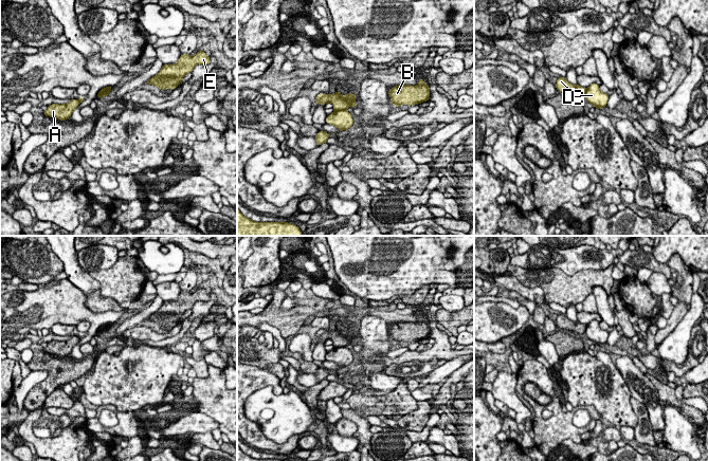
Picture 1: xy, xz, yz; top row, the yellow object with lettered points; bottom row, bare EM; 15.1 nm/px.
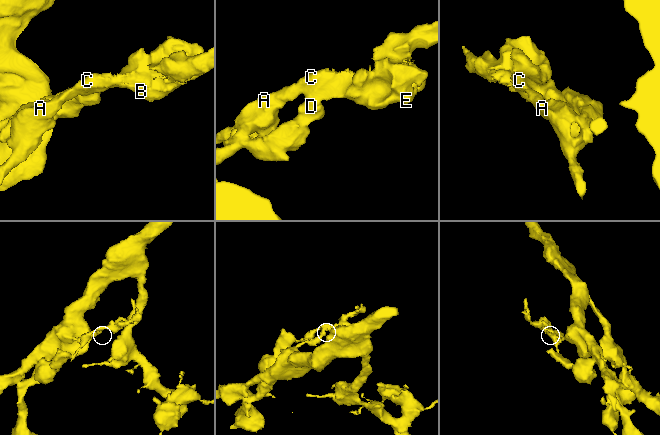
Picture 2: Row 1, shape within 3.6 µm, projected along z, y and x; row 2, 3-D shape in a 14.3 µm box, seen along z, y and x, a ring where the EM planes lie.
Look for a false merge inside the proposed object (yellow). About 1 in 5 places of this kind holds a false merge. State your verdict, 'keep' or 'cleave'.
cleave

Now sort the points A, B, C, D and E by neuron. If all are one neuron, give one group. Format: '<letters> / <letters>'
A B C E / D

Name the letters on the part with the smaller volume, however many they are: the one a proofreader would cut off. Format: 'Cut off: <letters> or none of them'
Cut off: A, B, C, E

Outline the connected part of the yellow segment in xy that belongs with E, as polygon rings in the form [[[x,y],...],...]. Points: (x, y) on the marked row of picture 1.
[[[202,50],[198,52],[199,53],[194,56],[182,54],[179,60],[174,64],[163,64],[161,71],[150,77],[145,84],[153,85],[160,88],[161,91],[164,91],[166,88],[175,89],[179,87],[184,75],[192,72],[196,64],[210,64],[210,56]]]

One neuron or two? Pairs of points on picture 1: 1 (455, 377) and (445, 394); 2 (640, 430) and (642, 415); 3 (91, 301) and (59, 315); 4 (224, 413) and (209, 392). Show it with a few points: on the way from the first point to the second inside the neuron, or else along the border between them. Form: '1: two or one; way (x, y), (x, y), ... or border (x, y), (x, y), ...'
1: one; way (451, 381), (445, 387), (445, 390)
2: one; way (642, 426), (642, 419)
3: two; border (84, 295), (86, 306), (92, 311), (110, 310)
4: one; way (224, 408), (214, 398)

